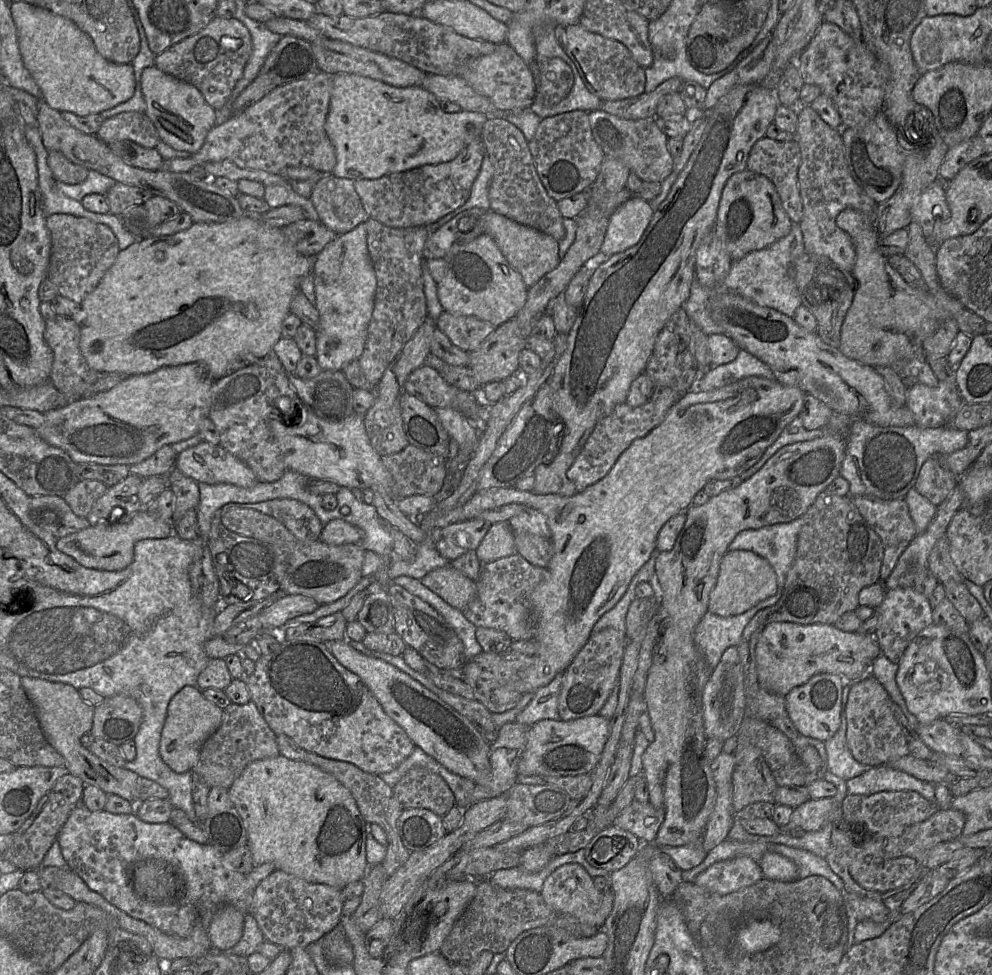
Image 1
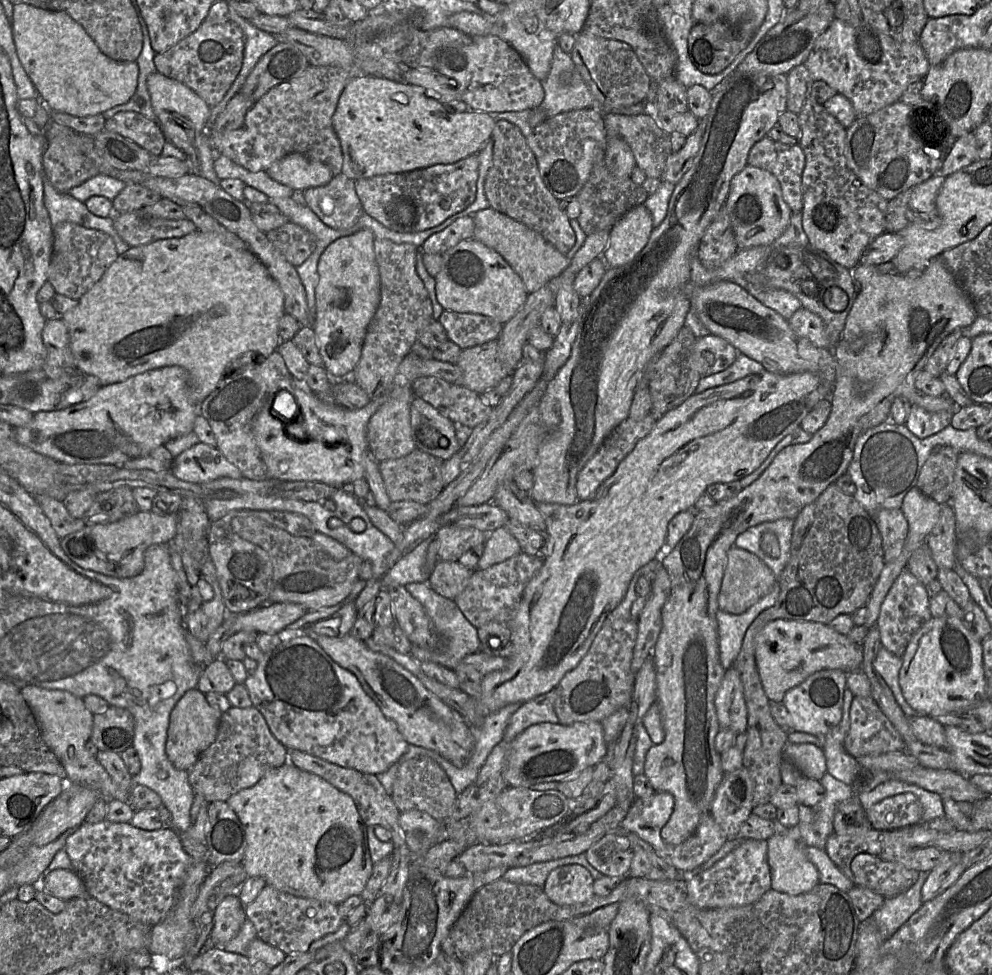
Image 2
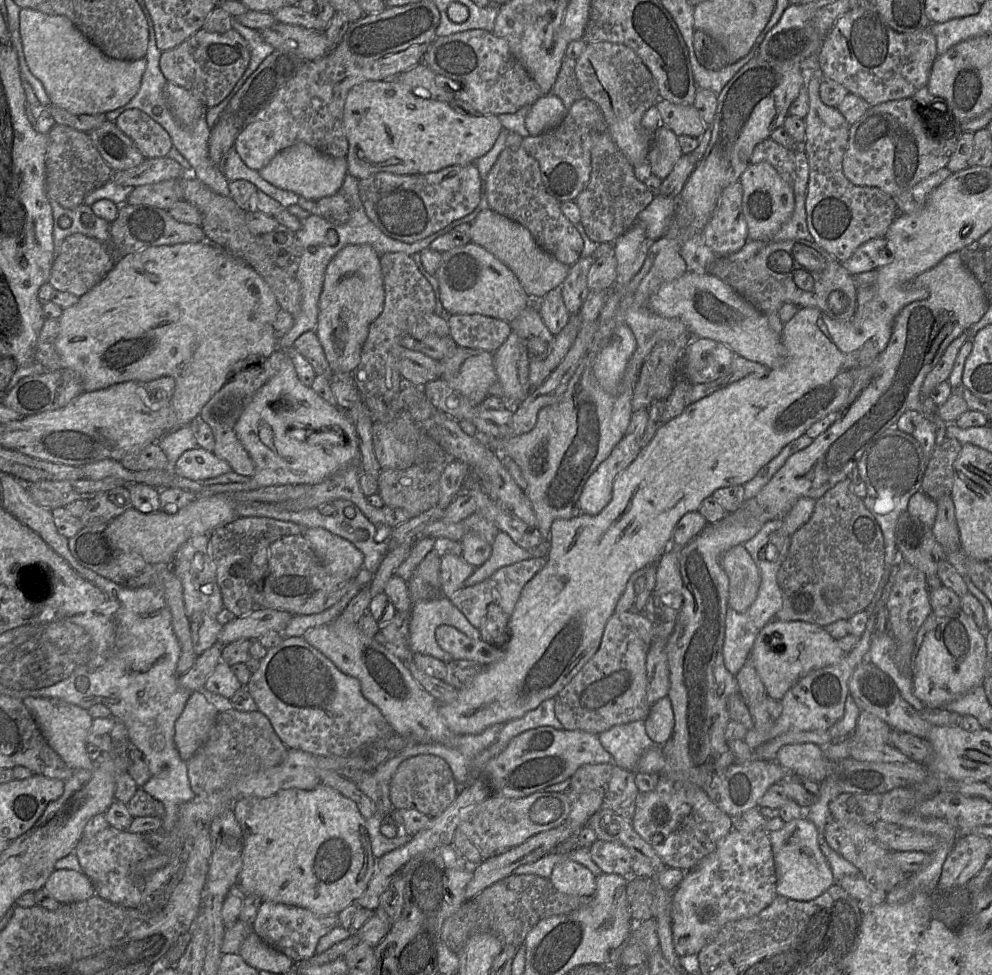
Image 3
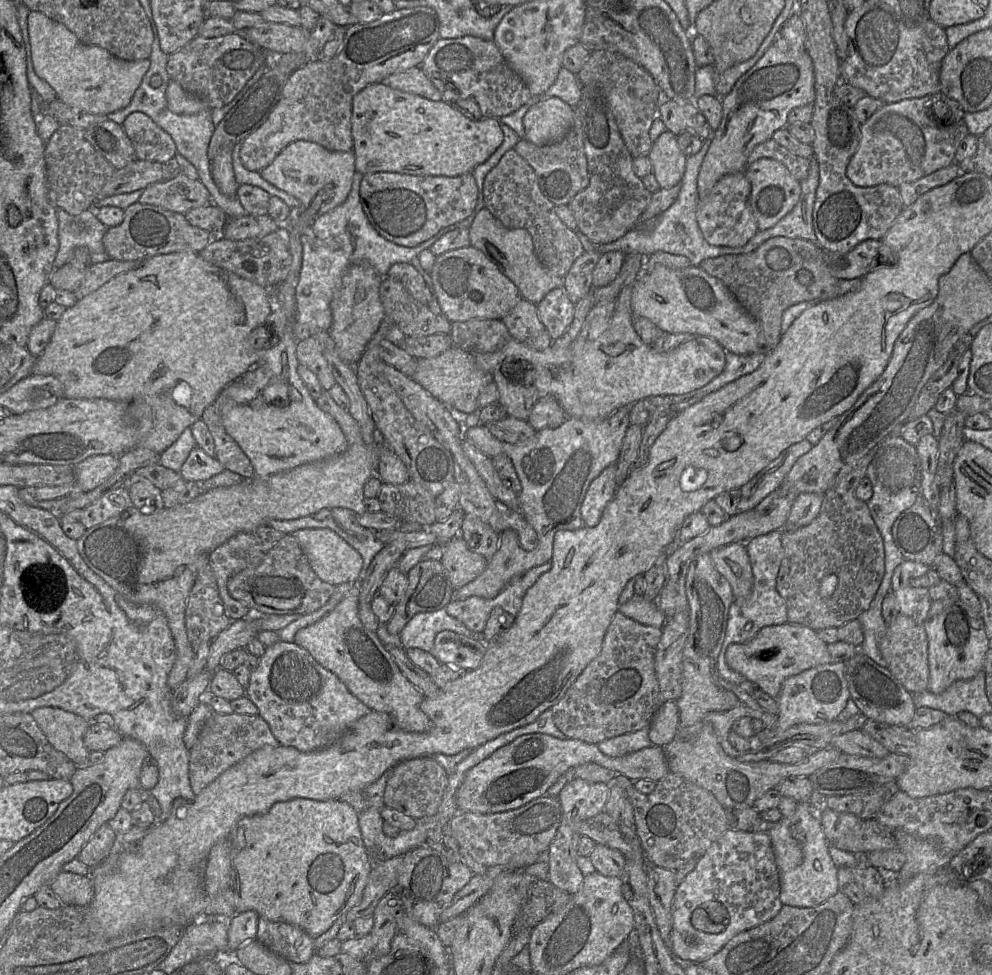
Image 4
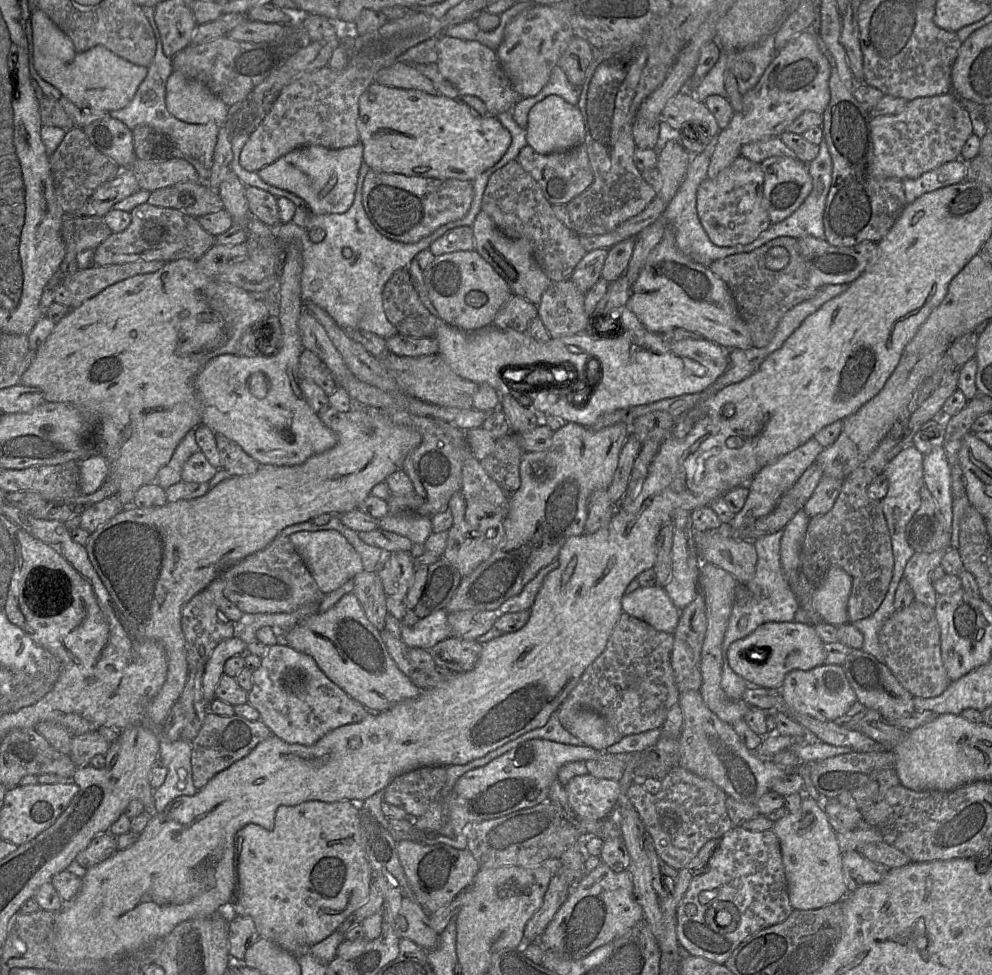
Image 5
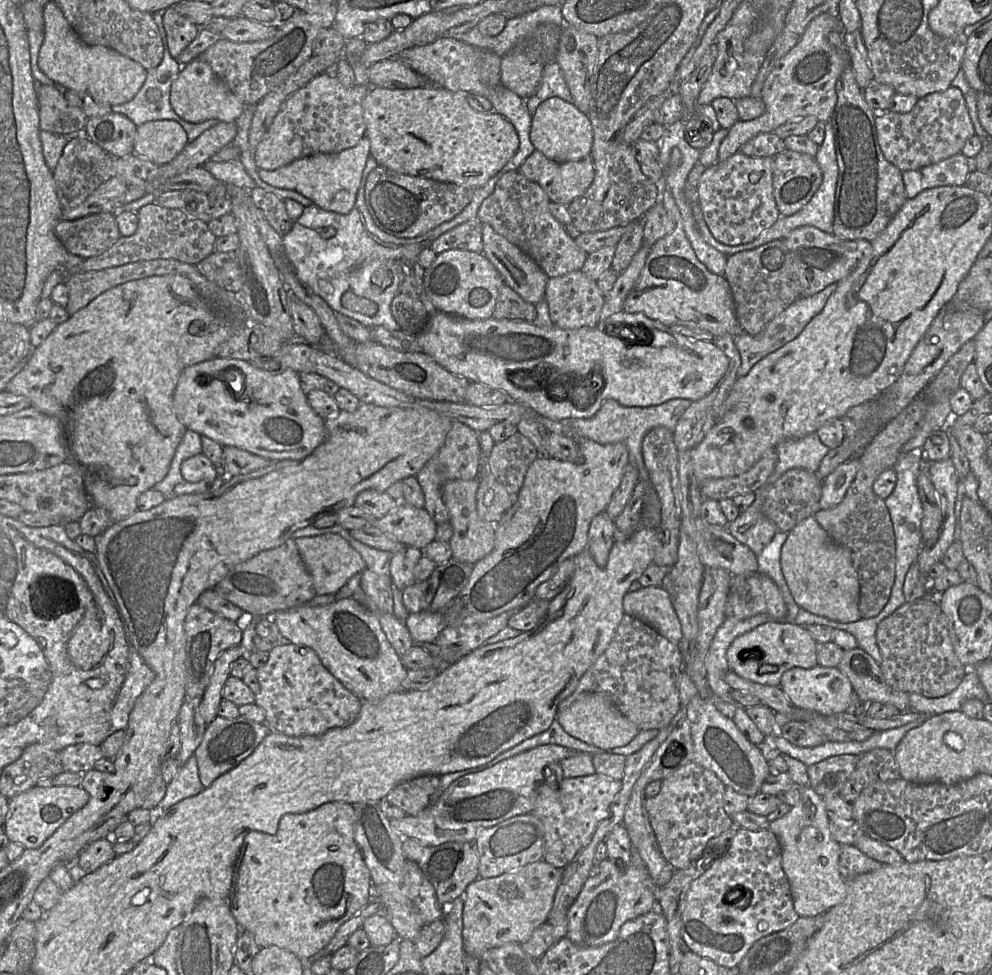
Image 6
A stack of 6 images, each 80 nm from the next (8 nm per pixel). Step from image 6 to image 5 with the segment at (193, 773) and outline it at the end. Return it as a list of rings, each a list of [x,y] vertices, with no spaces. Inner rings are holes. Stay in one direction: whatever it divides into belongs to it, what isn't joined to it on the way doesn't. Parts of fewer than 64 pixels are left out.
[[[164,727],[157,728],[160,735],[159,761],[168,769],[164,783],[154,790],[155,811],[161,812],[179,796],[193,796],[198,792],[192,778],[192,743],[184,738],[171,741],[164,735]]]

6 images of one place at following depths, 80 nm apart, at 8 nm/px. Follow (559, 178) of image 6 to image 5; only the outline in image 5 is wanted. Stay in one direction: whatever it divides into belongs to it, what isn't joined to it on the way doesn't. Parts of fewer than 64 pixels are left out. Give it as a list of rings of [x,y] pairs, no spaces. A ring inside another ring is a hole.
[[[584,144],[567,151],[551,154],[540,154],[531,146],[526,145],[521,148],[517,160],[522,168],[536,180],[544,197],[551,205],[567,205],[568,202],[584,192],[593,182],[593,172]]]

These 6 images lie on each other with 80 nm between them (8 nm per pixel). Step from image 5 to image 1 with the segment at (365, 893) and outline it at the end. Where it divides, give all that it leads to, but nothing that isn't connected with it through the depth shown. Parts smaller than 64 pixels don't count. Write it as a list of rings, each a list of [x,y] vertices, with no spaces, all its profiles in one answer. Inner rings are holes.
[[[278,755],[250,763],[229,788],[229,795],[246,827],[254,866],[272,863],[275,870],[338,889],[362,881],[366,875],[370,867],[365,849],[366,822],[351,792],[332,775],[312,764]]]

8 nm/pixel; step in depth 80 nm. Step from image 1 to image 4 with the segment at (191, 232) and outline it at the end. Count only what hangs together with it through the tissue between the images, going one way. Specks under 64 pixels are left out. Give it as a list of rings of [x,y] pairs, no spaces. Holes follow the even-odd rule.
[[[183,251],[147,258],[136,269],[115,276],[94,292],[79,299],[73,306],[65,309],[57,321],[56,329],[48,345],[36,359],[32,374],[57,377],[64,386],[65,398],[105,398],[127,403],[128,415],[134,420],[152,419],[151,430],[139,444],[160,454],[180,436],[185,428],[191,427],[201,418],[204,409],[217,398],[224,387],[240,378],[246,370],[252,369],[254,364],[258,363],[257,350],[250,346],[248,337],[250,332],[261,325],[273,311],[274,301],[271,291],[272,289],[262,287],[209,263],[199,253]]]

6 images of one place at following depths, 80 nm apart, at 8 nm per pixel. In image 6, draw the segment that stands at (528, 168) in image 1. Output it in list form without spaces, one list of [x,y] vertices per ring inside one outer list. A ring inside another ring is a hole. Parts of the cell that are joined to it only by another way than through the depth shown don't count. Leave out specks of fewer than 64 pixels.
[[[512,170],[497,181],[492,194],[482,202],[477,218],[519,247],[549,278],[553,278],[581,270],[588,254],[578,247],[565,226],[551,214],[549,204],[550,199],[539,184],[528,180],[519,170]]]

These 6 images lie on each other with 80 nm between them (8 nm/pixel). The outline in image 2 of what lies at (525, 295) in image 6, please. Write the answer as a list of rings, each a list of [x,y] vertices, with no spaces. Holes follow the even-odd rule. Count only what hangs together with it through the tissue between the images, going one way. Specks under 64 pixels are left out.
[[[493,208],[478,211],[473,218],[474,239],[498,252],[520,276],[528,293],[539,290],[561,275],[570,263],[570,259],[546,241],[540,233]]]

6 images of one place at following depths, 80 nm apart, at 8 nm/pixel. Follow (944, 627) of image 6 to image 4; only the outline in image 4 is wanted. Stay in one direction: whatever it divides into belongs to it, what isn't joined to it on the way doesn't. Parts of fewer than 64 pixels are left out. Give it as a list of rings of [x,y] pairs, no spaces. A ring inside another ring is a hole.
[[[898,614],[887,627],[887,632],[881,640],[880,650],[888,663],[892,675],[910,693],[927,691],[929,680],[928,639],[923,624],[917,624],[911,617]]]

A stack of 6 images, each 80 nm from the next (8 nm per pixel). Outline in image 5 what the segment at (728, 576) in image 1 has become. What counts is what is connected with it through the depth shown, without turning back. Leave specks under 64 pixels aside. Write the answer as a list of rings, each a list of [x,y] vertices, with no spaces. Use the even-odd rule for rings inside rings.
[[[729,528],[697,531],[694,542],[702,562],[712,563],[730,573],[739,584],[747,584],[756,572],[757,552],[753,541],[734,539],[729,534]]]

